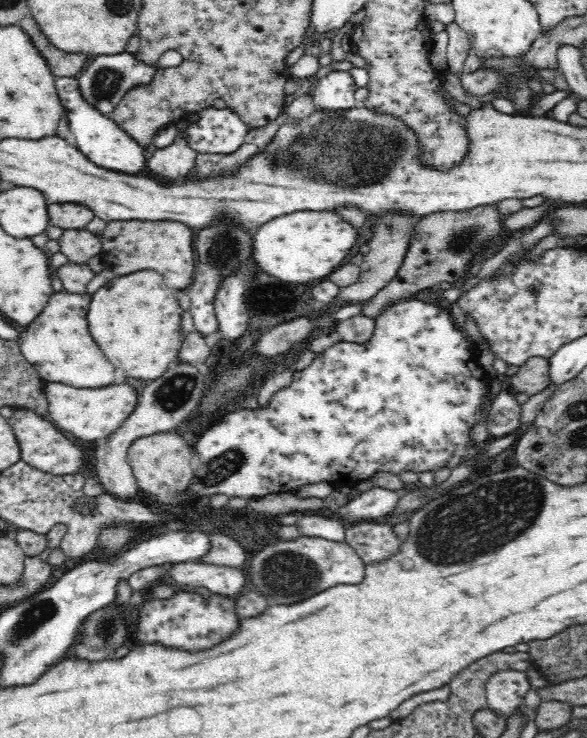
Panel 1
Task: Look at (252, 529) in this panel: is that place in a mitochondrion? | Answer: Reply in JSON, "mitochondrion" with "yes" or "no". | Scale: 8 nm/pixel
{"mitochondrion":"yes"}

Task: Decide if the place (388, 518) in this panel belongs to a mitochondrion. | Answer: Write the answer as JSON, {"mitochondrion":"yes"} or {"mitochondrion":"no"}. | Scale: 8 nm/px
{"mitochondrion":"no"}

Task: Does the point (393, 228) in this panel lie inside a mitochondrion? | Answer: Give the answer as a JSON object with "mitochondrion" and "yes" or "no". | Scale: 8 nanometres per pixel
{"mitochondrion":"yes"}

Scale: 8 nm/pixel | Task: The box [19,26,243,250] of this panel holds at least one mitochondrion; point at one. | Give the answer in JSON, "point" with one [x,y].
{"point":[107,82]}

